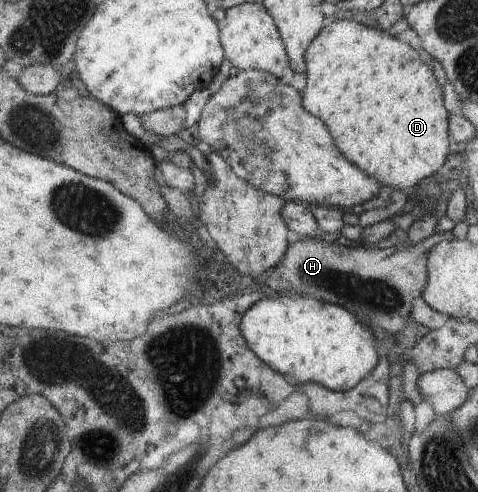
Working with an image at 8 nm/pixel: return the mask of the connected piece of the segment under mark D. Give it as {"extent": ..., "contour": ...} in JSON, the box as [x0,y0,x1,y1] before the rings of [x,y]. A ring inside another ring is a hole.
{"extent":[301,19,453,191],"contour":[[[340,19],[312,39],[304,64],[306,83],[301,101],[305,111],[329,123],[329,131],[337,135],[337,147],[349,155],[348,162],[353,159],[357,167],[365,167],[365,173],[389,191],[413,188],[421,179],[442,171],[453,149],[447,131],[447,111],[443,107],[442,89],[433,71],[421,63],[416,49],[386,32],[373,31],[352,19]]]}

